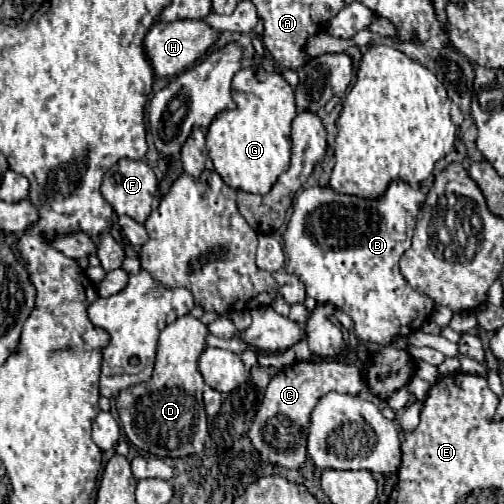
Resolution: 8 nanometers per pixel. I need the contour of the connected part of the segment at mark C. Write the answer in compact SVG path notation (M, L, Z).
M297 361L291 367L285 367L279 371L267 385L263 403L253 419L253 425L249 429L249 439L259 451L261 459L267 463L277 463L287 469L301 469L303 463L307 461L307 429L309 429L309 419L311 419L311 409L315 409L319 397L337 391L337 393L355 393L359 395L365 389L365 377L363 371L355 365L345 365L339 361L321 361L321 363L311 363L311 361Z

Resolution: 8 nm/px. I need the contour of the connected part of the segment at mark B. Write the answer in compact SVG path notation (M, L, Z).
M393 181L385 195L375 201L367 201L355 195L335 193L329 187L307 187L297 197L291 219L283 233L283 247L287 253L287 271L297 275L307 289L307 295L319 303L331 303L337 309L345 311L355 321L355 333L359 339L375 345L391 345L399 335L409 335L419 331L423 321L433 313L435 303L409 287L405 277L399 271L401 255L411 247L413 229L423 207L427 193L413 189L405 181Z

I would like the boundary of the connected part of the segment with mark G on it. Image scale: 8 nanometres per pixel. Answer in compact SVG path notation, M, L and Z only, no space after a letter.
M255 59L233 77L231 89L237 109L217 113L207 127L209 159L229 187L265 195L291 161L291 123L297 115L294 88L279 73L265 71Z

